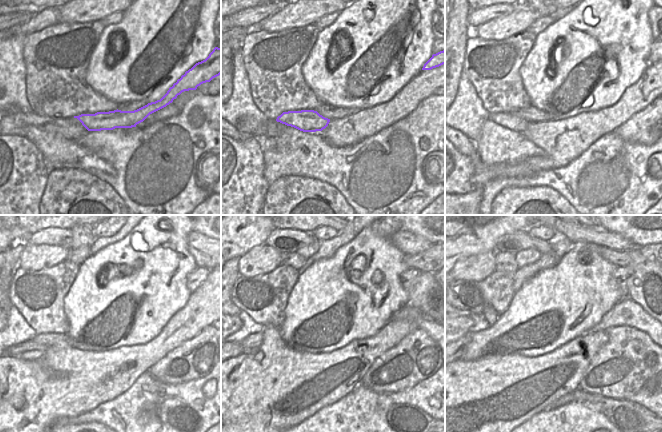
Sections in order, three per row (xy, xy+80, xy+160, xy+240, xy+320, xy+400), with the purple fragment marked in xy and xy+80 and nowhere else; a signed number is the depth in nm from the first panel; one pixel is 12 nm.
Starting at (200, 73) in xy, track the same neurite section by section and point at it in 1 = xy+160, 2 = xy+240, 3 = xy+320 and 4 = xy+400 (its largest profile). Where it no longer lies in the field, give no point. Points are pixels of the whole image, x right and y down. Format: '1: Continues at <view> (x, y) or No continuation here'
1: Continues at xy+160 (506, 119)
2: Continues at xy+240 (17, 349)
3: Continues at xy+320 (241, 350)
4: No continuation here

